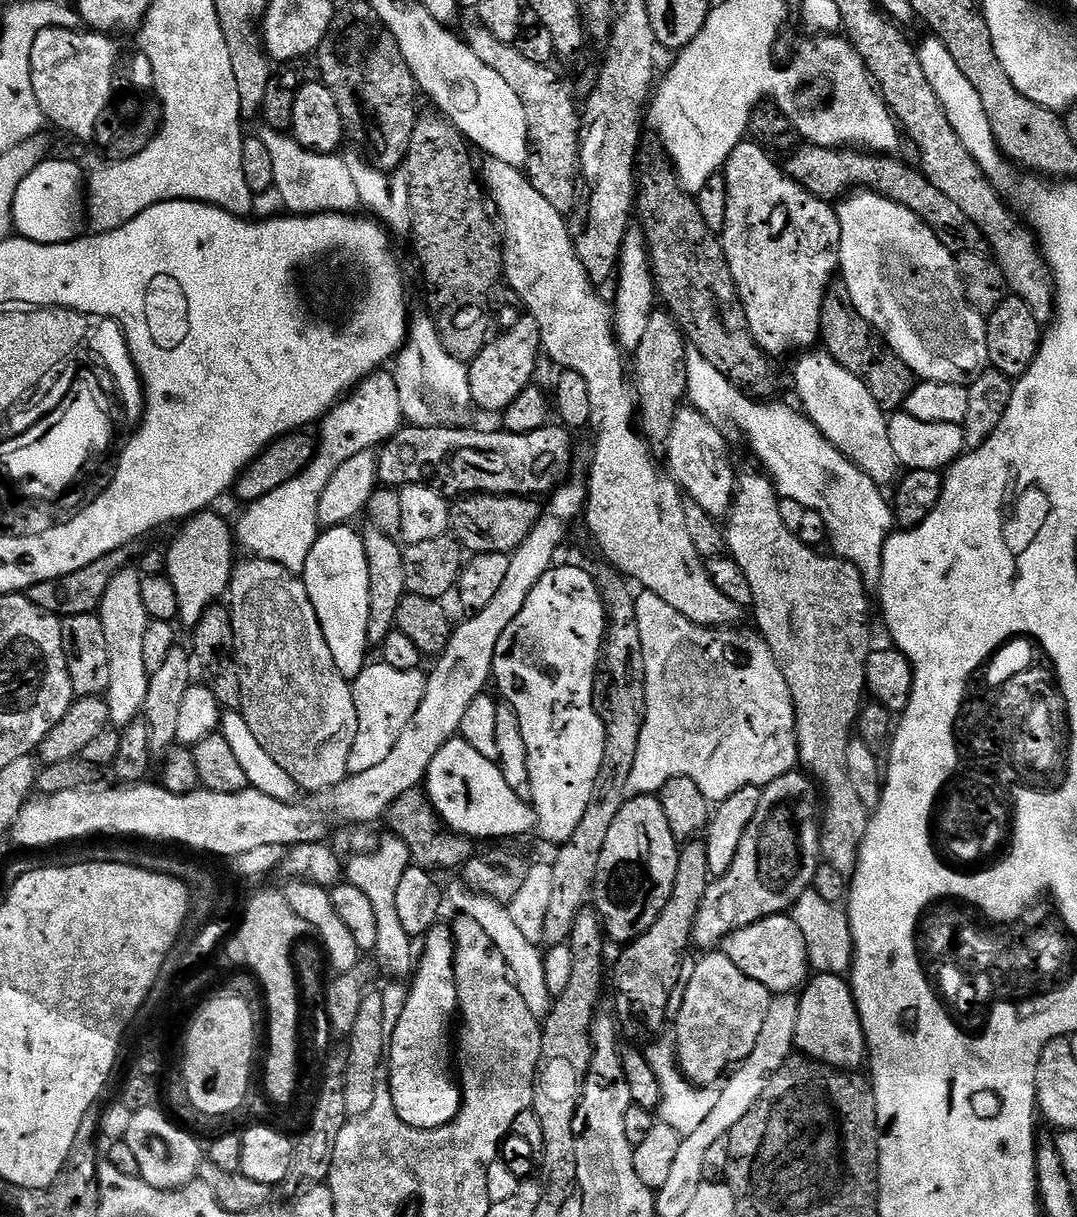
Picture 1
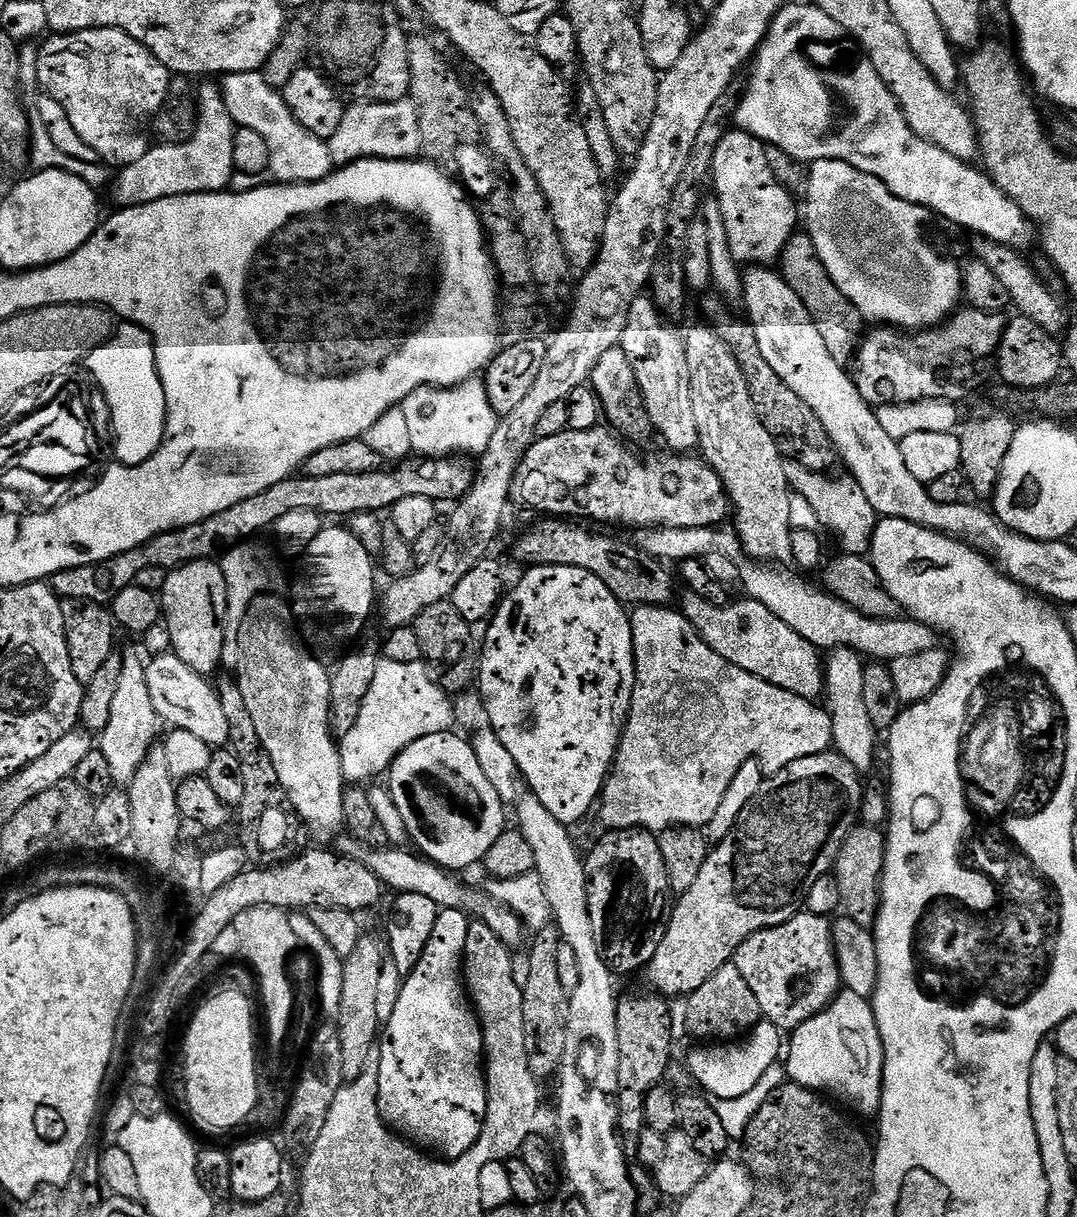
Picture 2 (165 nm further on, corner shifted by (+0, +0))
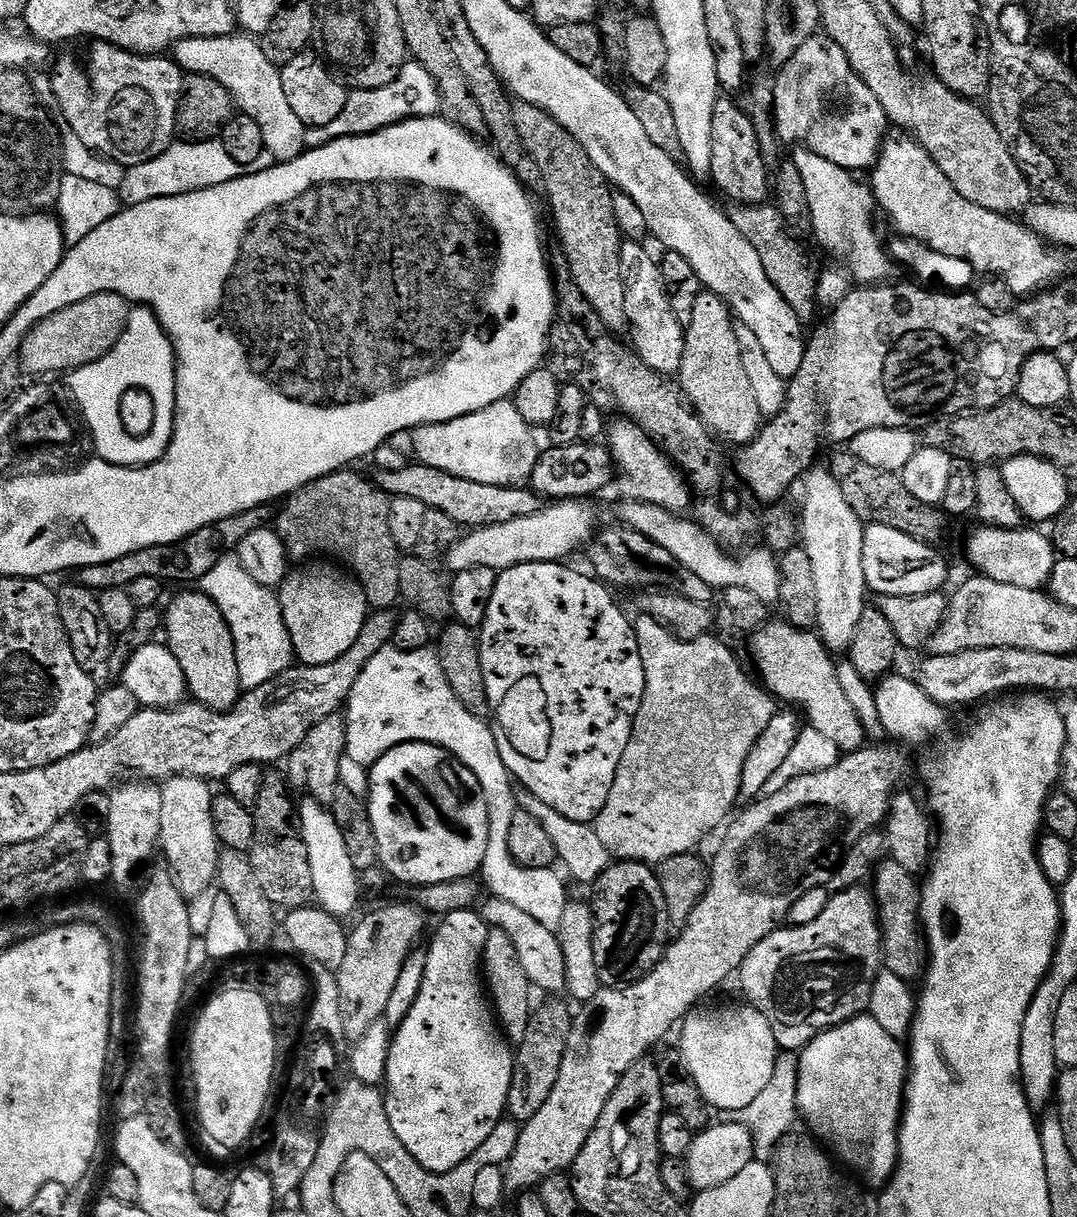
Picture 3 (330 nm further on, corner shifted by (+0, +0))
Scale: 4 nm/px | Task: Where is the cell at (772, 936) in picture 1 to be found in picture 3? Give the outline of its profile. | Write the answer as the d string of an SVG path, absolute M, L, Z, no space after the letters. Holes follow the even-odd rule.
M867 887L837 892L814 922L806 926L781 926L771 932L742 962L738 981L744 987L747 1003L770 1022L777 1049L799 1053L815 1036L867 1013L874 982L884 963L884 934L876 911L876 898Z

